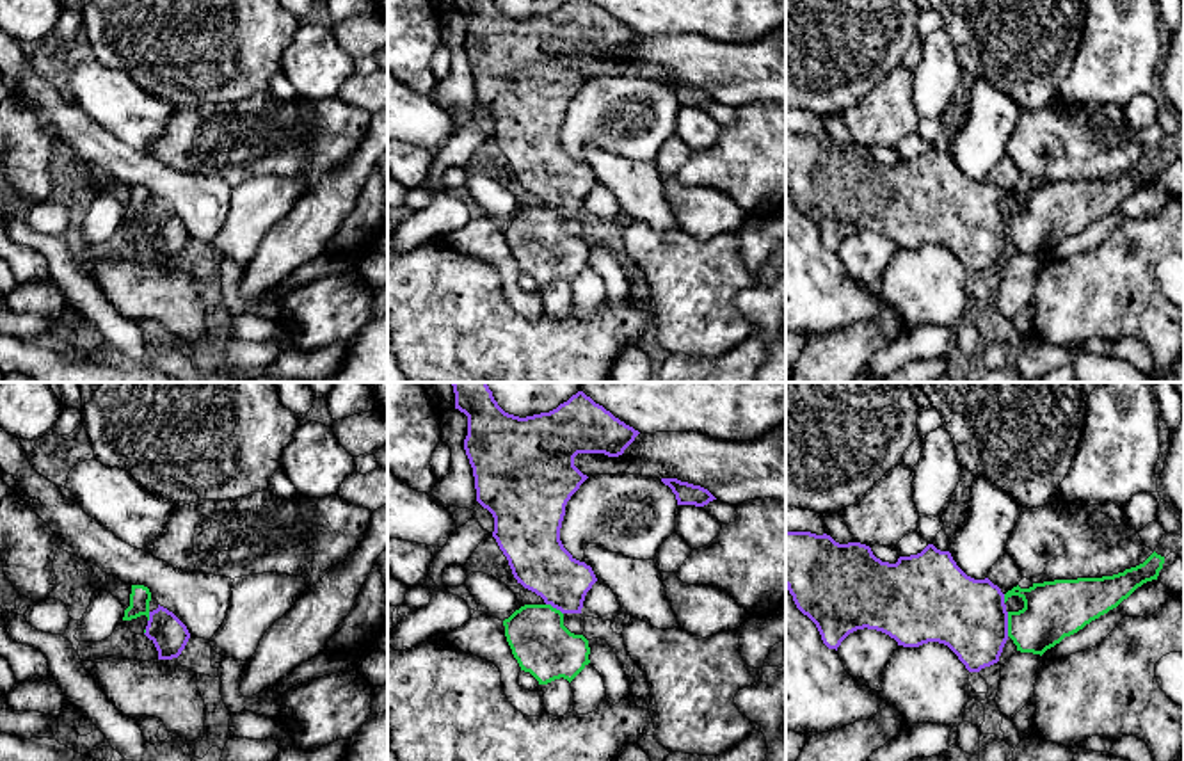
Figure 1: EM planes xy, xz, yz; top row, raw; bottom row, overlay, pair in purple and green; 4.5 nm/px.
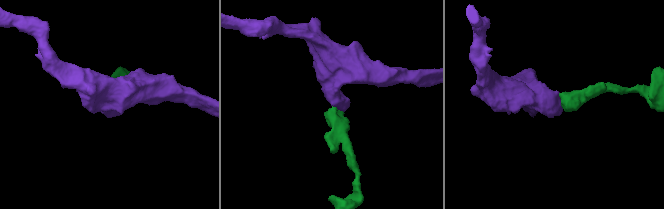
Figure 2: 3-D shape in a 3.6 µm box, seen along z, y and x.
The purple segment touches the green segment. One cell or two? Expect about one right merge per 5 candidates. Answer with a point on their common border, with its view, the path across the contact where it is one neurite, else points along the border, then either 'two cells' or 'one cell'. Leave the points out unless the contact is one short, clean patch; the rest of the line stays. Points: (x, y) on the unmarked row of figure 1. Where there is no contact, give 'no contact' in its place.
yz (1007, 226) | across yz (969, 217), (978, 226), (1007, 226), (1039, 226), (1053, 212) | one cell

